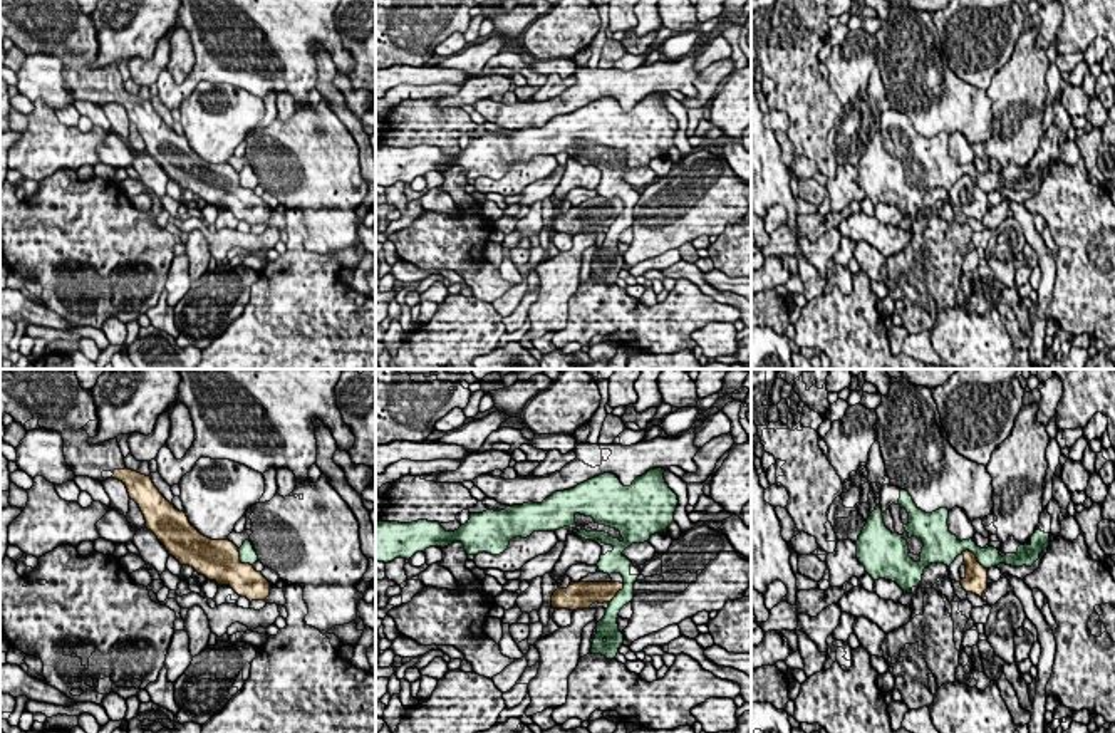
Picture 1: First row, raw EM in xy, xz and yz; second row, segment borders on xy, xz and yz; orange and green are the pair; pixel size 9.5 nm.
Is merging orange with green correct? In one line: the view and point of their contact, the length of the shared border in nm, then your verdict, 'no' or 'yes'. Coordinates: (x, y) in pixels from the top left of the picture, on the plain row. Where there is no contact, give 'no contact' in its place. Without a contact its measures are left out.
meets orange in yz at (974, 180); contact 300 nm long; no

